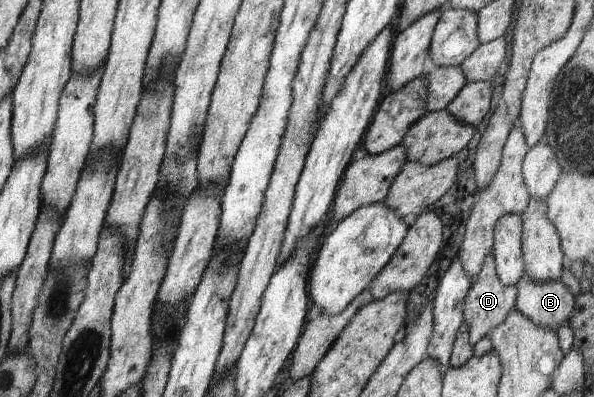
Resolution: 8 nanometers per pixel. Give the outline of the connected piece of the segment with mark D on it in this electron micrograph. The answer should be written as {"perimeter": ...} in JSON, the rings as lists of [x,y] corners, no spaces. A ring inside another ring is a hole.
{"perimeter":[[[491,252],[484,258],[479,274],[470,283],[468,295],[464,298],[464,321],[468,324],[469,342],[473,347],[481,338],[488,335],[497,328],[510,310],[515,309],[517,298],[517,287],[515,285],[505,286],[497,276],[495,257]]]}

